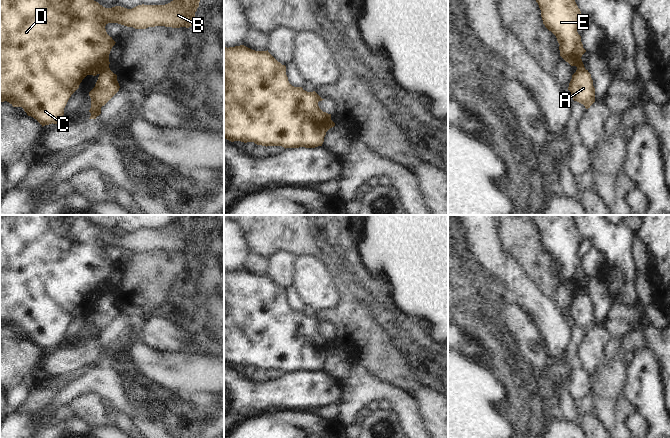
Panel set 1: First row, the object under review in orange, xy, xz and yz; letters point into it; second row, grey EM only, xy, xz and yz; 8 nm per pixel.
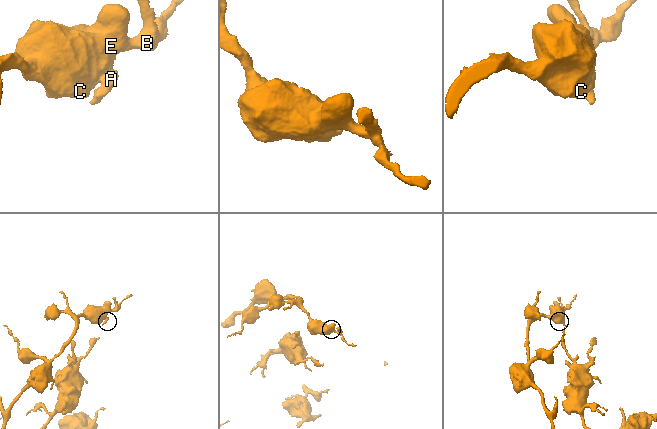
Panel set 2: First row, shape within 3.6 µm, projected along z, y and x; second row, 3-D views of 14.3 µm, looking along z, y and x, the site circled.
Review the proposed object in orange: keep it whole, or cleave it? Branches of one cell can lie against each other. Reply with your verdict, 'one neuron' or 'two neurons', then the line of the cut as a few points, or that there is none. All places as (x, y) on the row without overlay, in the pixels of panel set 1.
two neurons; cut xy (108, 290), (99, 297)

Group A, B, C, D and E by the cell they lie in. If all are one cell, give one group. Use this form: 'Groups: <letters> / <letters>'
Groups: A / B C D E

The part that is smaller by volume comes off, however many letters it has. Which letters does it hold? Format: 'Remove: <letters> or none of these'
Remove: A

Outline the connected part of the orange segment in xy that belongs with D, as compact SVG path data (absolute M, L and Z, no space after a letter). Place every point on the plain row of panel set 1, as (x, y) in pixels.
M18 215L0 219L0 327L7 325L13 331L22 331L28 340L36 343L42 351L49 348L58 348L64 339L64 332L71 319L79 312L80 307L87 299L96 300L109 291L109 278L115 265L105 253L108 247L118 247L135 253L146 253L148 251L165 250L172 252L189 252L195 245L195 236L199 231L201 215L181 215L181 219L165 229L138 229L132 233L121 230L105 232L81 215Z

